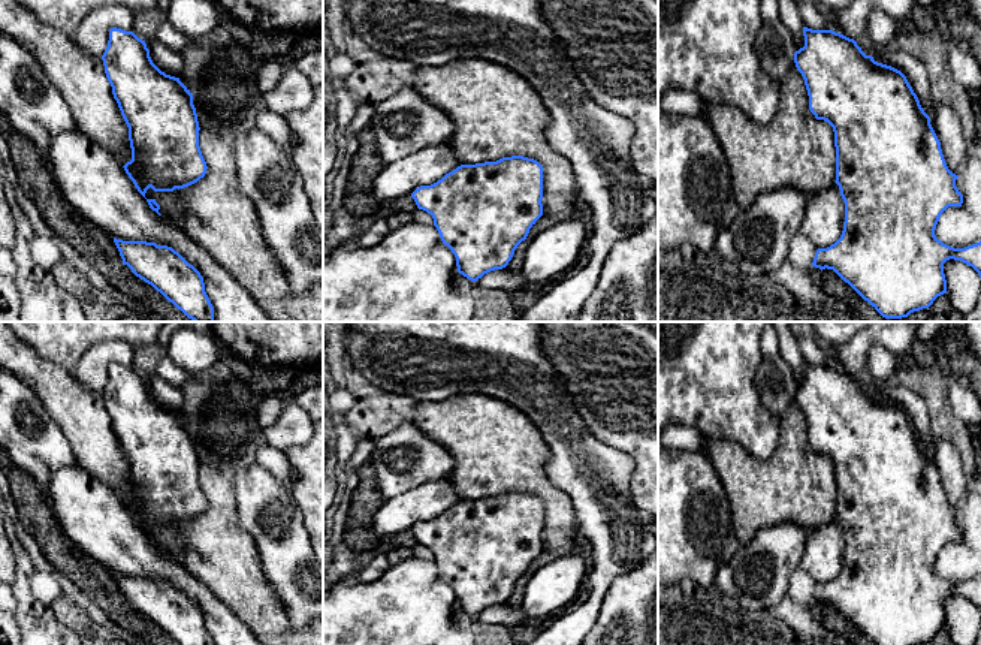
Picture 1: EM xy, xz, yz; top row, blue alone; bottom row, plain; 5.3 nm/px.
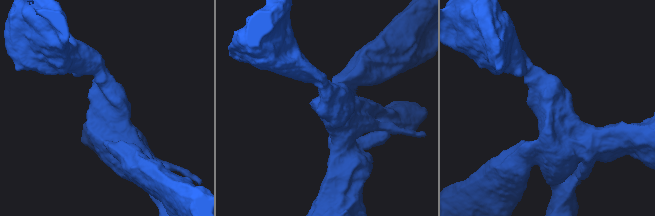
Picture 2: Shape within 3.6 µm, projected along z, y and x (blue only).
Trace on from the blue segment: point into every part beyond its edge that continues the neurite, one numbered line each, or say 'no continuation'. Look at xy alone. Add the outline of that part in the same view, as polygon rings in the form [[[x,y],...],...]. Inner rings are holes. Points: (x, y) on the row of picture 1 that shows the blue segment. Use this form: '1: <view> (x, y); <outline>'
no continuation

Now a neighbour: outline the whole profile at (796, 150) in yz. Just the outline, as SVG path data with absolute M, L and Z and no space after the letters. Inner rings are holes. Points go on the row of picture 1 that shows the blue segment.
M796 63L779 82L773 118L760 124L731 105L710 105L704 115L728 166L734 198L748 208L761 193L793 187L808 198L836 181L833 127L817 120Z

